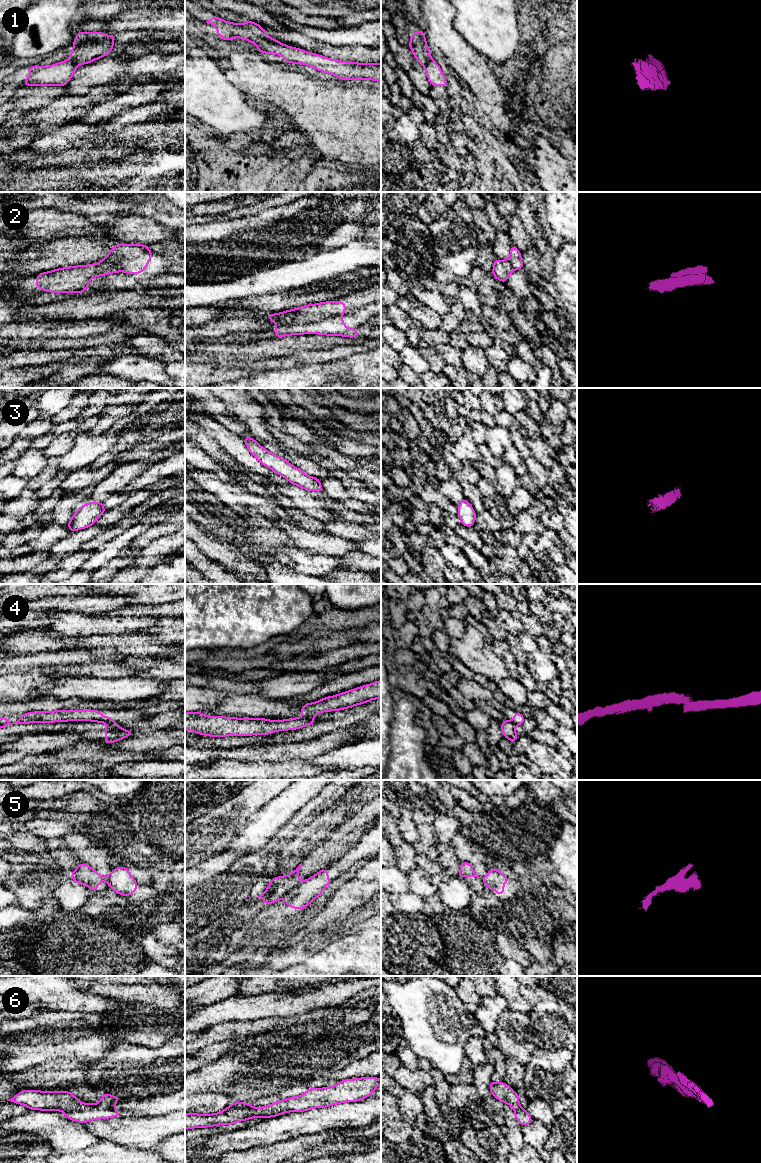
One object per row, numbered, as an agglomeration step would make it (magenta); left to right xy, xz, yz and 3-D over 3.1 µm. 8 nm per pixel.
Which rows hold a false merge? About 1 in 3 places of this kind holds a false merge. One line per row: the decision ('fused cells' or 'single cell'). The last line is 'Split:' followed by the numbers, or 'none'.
1: fused cells
2: fused cells
3: single cell
4: fused cells
5: fused cells
6: single cell
Split: 1, 2, 4, 5

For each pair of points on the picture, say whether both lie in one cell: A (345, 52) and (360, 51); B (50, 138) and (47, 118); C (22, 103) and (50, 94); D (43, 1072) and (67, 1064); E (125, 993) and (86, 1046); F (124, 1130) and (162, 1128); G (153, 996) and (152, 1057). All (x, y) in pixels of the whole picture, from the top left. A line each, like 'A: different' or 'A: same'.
A: same
B: different
C: same
D: same
E: different
F: same
G: different

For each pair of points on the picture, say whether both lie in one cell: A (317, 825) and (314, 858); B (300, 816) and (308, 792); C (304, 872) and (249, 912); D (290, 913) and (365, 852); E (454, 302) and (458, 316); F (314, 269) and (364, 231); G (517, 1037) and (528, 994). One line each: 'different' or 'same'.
A: different
B: different
C: same
D: same
E: same
F: different
G: different

